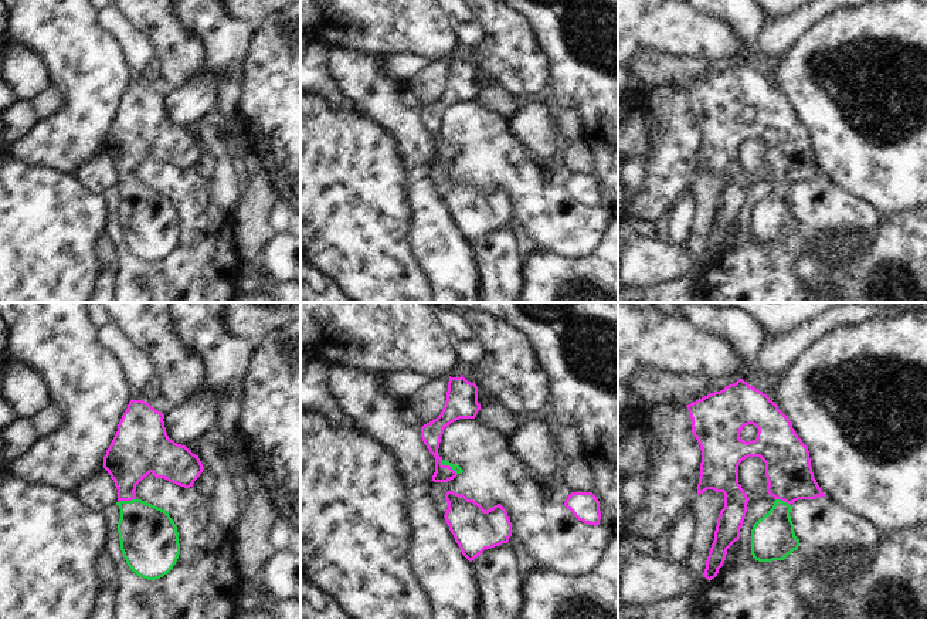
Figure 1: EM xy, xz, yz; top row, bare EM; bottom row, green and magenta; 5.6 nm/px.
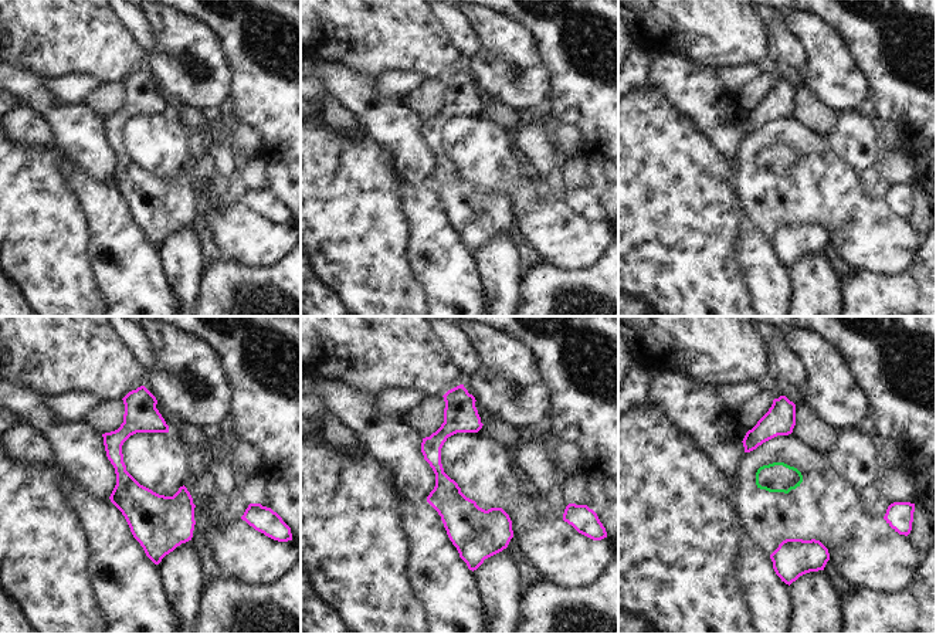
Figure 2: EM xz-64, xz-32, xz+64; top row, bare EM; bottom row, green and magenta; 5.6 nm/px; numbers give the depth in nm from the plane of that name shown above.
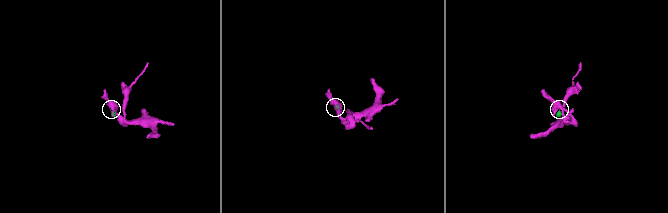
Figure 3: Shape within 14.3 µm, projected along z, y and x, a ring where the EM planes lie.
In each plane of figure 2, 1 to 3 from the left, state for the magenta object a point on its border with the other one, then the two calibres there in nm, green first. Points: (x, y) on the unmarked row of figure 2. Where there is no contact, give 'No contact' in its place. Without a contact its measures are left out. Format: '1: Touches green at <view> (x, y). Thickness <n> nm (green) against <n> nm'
1: No contact
2: No contact
3: No contact

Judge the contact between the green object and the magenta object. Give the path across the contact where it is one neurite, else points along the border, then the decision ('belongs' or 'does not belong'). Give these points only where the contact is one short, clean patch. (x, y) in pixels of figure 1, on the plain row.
across xz (457, 151), (448, 146), (435, 138), (431, 115) | belongs

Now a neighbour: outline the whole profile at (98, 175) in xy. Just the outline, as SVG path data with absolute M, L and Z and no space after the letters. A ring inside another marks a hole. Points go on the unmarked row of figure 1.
M105 150L98 152L92 159L75 169L72 175L96 196L118 184L118 172Z

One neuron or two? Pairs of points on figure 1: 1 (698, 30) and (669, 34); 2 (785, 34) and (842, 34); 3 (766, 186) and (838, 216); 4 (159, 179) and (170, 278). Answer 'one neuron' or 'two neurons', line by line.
1: one neuron
2: two neurons
3: one neuron
4: one neuron

